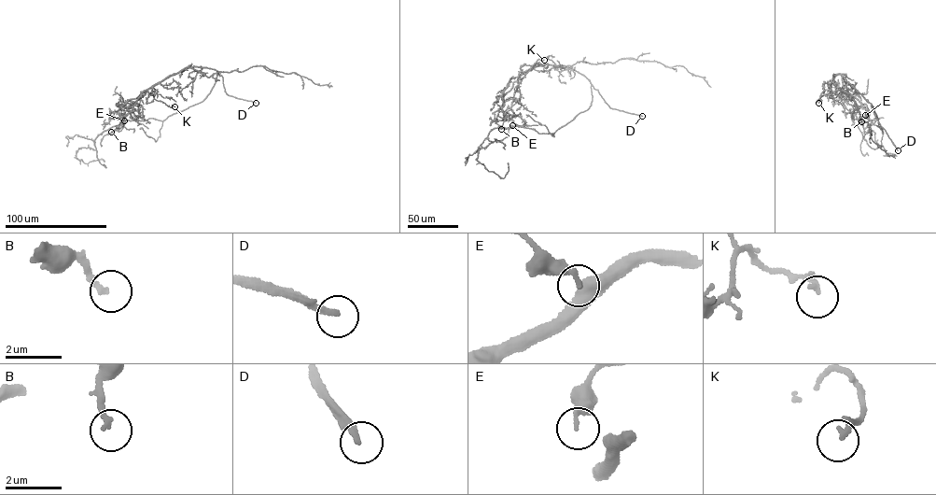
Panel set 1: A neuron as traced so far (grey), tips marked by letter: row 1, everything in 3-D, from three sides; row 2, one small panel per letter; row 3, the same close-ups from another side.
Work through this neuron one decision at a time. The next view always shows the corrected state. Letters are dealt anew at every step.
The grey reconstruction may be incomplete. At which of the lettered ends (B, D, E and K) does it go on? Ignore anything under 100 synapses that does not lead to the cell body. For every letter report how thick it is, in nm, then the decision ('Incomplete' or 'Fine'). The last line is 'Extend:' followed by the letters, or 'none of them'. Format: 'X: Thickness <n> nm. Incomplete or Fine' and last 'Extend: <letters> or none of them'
B: Thickness 200 nm. Fine
D: Thickness 220 nm. Incomplete
E: Thickness 180 nm. Fine
K: Thickness 200 nm. Fine
Extend: D

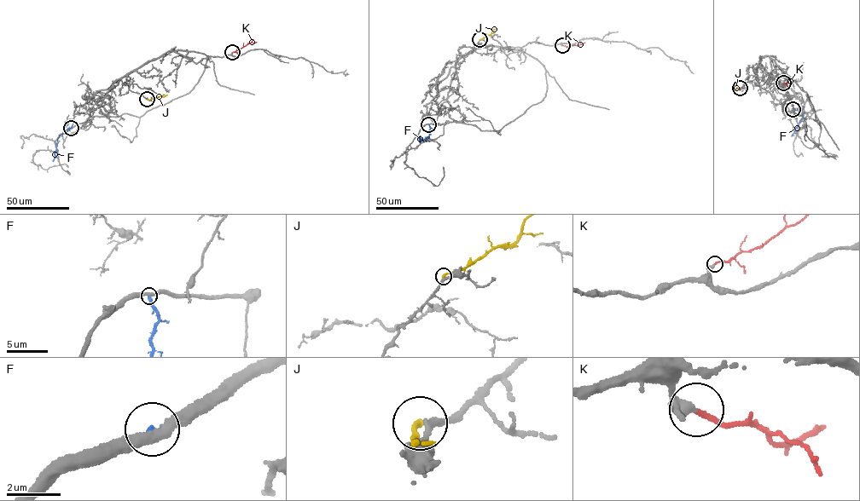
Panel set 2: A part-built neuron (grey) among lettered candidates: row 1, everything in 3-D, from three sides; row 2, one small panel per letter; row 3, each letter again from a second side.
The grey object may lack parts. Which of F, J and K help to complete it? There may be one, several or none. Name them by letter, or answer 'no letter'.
K

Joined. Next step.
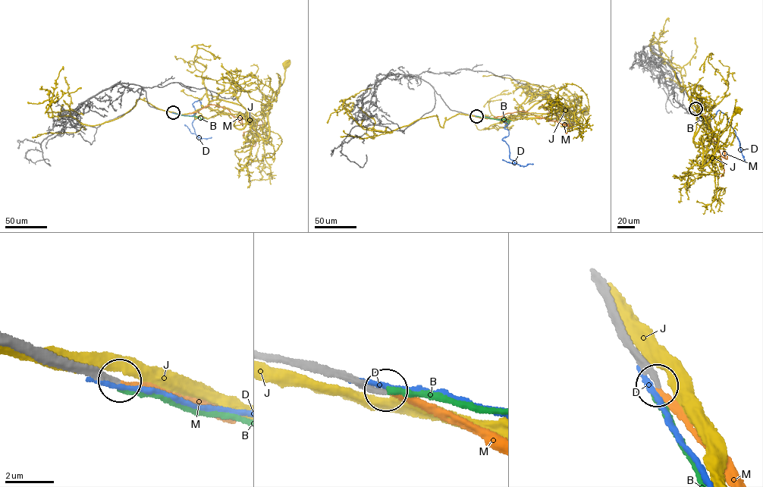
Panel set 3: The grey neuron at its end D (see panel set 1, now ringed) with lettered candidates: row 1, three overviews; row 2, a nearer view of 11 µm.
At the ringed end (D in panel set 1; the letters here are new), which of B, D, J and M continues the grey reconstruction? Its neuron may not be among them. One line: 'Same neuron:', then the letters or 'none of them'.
Same neuron: M

